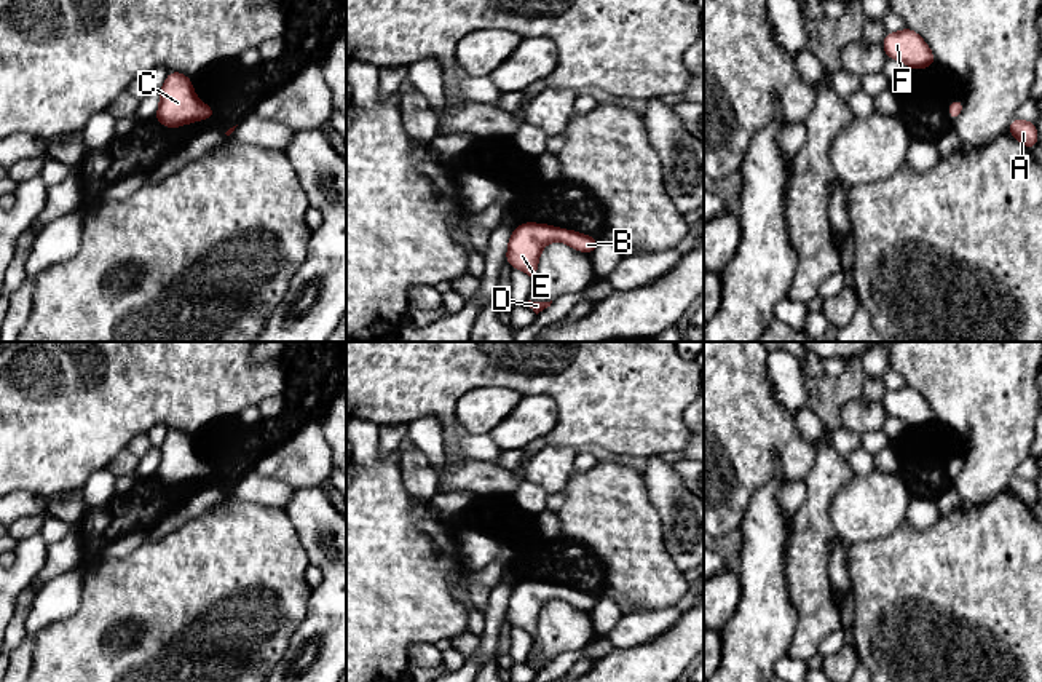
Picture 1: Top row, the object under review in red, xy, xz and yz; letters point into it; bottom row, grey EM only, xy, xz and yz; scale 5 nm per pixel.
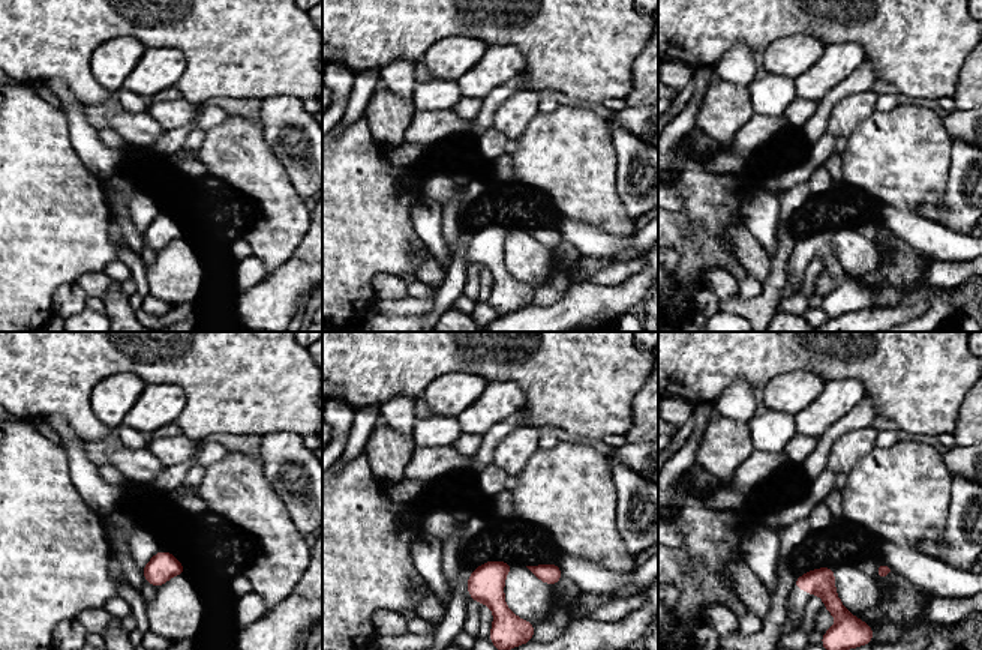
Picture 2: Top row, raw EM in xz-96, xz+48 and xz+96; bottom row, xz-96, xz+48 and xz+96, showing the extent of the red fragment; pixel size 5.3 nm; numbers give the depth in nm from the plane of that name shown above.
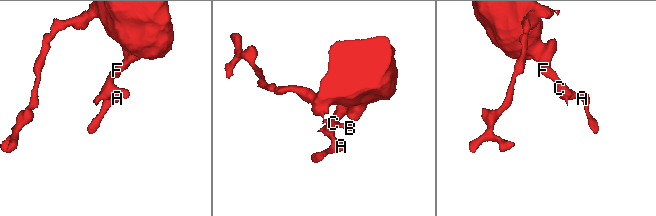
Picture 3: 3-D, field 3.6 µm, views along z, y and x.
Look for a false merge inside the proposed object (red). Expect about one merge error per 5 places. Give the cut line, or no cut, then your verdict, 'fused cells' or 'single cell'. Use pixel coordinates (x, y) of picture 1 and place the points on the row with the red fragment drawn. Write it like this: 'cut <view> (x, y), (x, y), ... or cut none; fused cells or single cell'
cut none; single cell

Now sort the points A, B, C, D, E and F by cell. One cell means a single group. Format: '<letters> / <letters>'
A B C D E F

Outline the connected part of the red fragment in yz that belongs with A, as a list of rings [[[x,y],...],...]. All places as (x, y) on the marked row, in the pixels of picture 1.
[[[1013,118],[1008,129],[1012,136],[1015,136],[1026,149],[1032,149],[1039,144],[1039,136],[1034,121],[1024,121],[1020,118]]]

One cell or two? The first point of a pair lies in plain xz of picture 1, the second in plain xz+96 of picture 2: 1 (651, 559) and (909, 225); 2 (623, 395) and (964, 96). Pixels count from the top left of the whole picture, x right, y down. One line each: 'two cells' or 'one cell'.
1: two cells
2: two cells

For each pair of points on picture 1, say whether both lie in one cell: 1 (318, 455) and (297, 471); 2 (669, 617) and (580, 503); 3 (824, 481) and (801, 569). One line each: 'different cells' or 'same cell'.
1: same cell
2: different cells
3: same cell

